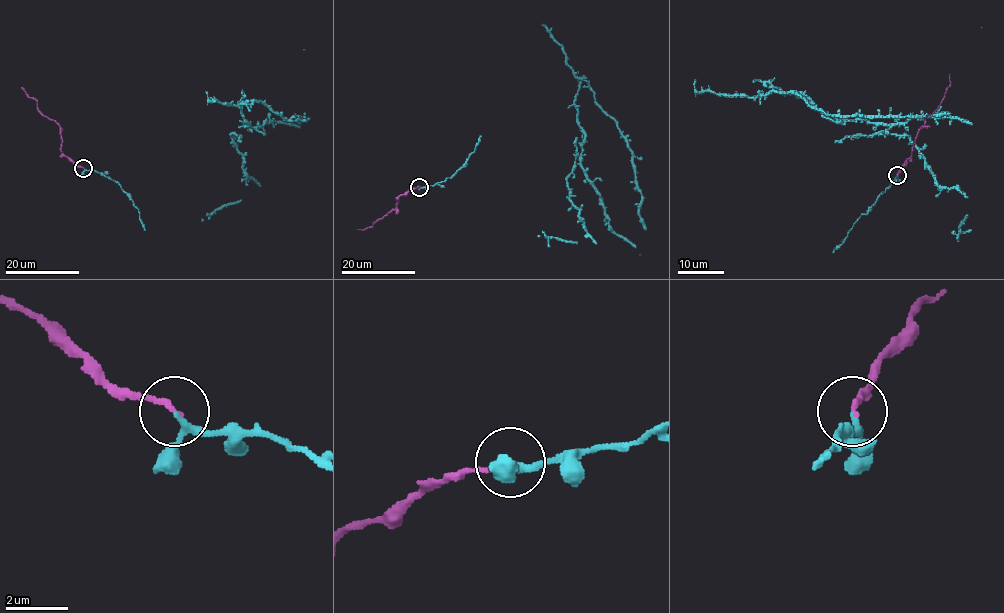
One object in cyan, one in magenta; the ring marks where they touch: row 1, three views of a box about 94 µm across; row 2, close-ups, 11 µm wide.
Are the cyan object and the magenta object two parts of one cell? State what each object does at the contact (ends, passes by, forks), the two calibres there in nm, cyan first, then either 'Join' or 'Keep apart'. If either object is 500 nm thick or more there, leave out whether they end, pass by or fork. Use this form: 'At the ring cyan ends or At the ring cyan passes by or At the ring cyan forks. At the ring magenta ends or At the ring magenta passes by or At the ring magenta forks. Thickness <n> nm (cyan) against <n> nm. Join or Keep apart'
At the ring cyan passes by. At the ring magenta ends. Thickness 160 nm (cyan) against 180 nm. Join

